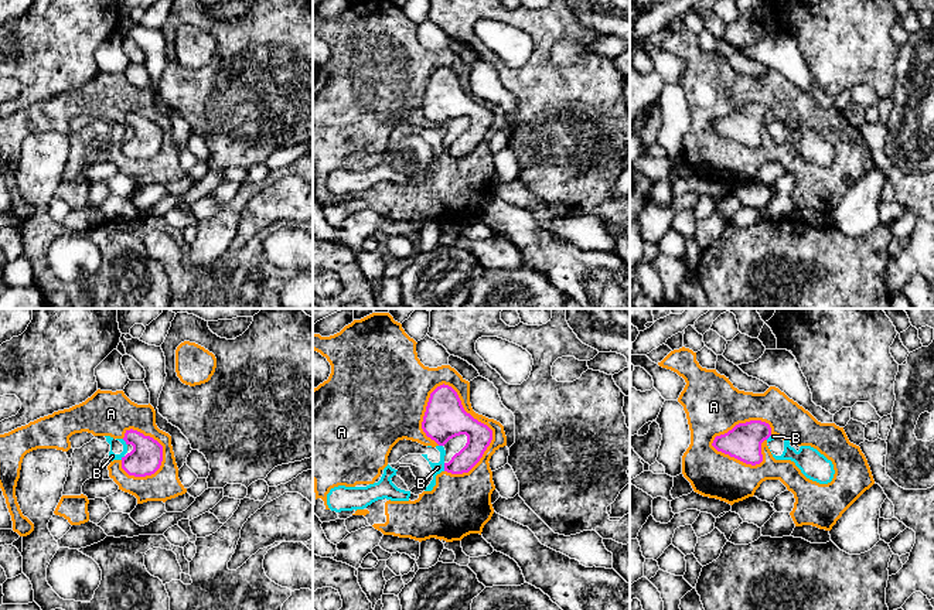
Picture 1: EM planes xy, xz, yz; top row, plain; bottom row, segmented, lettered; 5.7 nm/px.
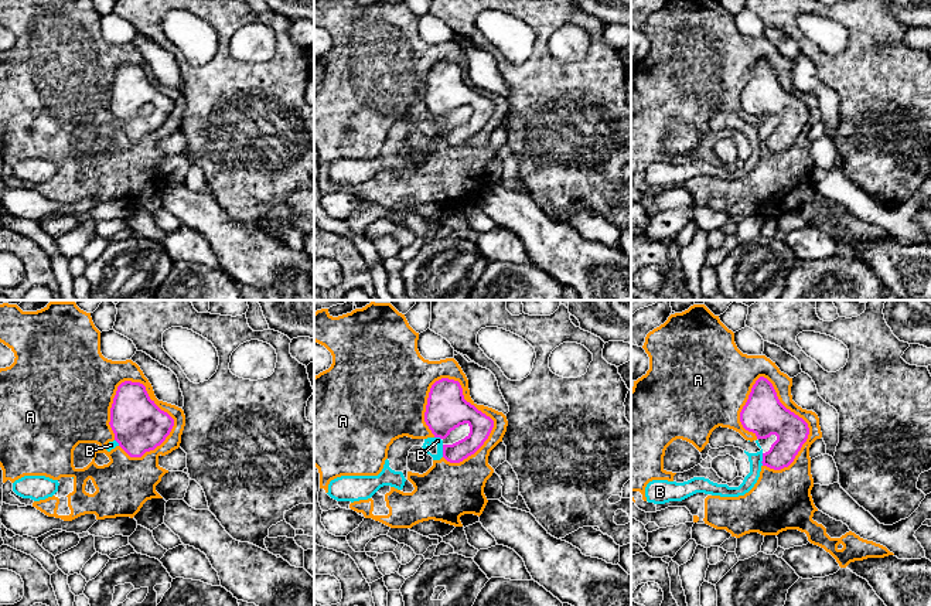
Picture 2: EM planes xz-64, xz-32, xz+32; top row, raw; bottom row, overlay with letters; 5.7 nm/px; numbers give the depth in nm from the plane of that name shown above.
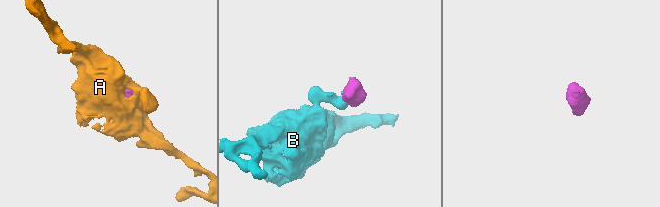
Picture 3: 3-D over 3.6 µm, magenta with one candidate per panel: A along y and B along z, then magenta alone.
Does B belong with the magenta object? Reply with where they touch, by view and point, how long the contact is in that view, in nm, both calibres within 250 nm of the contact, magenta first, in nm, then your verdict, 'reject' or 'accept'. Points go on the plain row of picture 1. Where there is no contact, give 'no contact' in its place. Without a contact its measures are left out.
xz (445, 150) | 50 nm | 200/60 nm | reject

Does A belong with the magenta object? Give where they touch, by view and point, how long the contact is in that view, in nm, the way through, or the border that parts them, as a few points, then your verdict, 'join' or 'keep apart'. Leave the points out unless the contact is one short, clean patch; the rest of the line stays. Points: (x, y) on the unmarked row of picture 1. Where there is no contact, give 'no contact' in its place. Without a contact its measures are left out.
xz (487, 109) | 550 nm | keep apart

